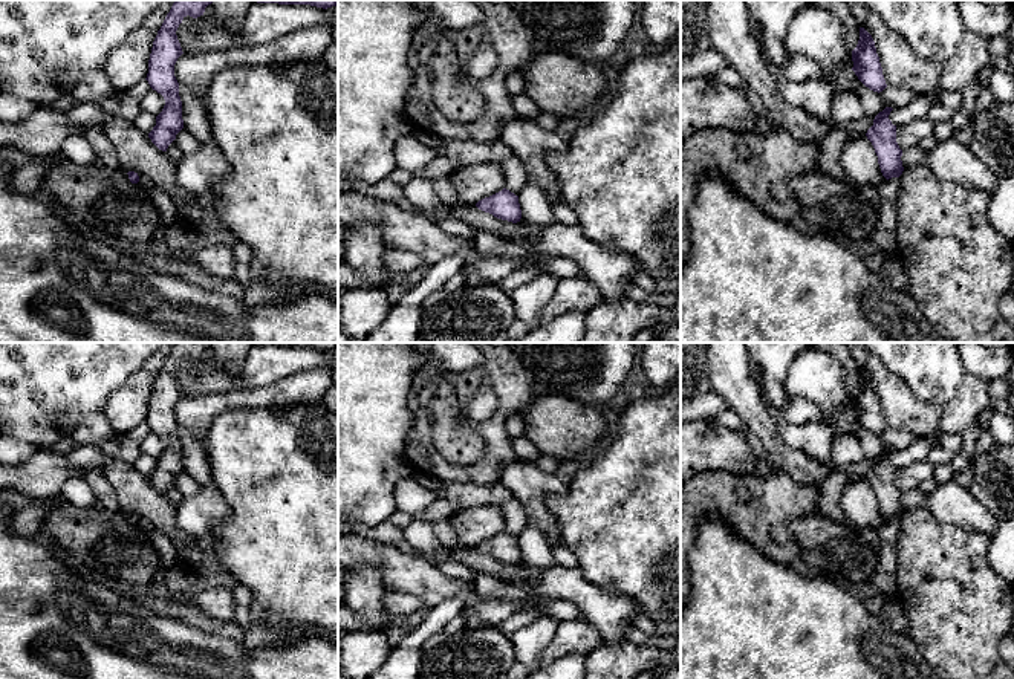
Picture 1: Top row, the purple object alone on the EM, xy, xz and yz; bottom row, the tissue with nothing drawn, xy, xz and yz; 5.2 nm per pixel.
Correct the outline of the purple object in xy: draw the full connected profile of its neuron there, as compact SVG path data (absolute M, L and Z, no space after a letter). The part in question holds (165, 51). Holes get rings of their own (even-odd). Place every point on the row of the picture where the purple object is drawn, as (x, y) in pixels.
M176 0L153 41L145 80L153 90L164 96L165 106L156 116L156 125L148 138L162 151L167 151L184 128L179 83L174 76L174 64L184 52L176 31L187 15L197 18L211 3L213 0Z

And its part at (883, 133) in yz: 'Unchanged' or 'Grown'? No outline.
Unchanged

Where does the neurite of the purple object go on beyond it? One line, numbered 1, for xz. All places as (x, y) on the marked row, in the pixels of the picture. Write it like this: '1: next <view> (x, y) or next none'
1: next none

